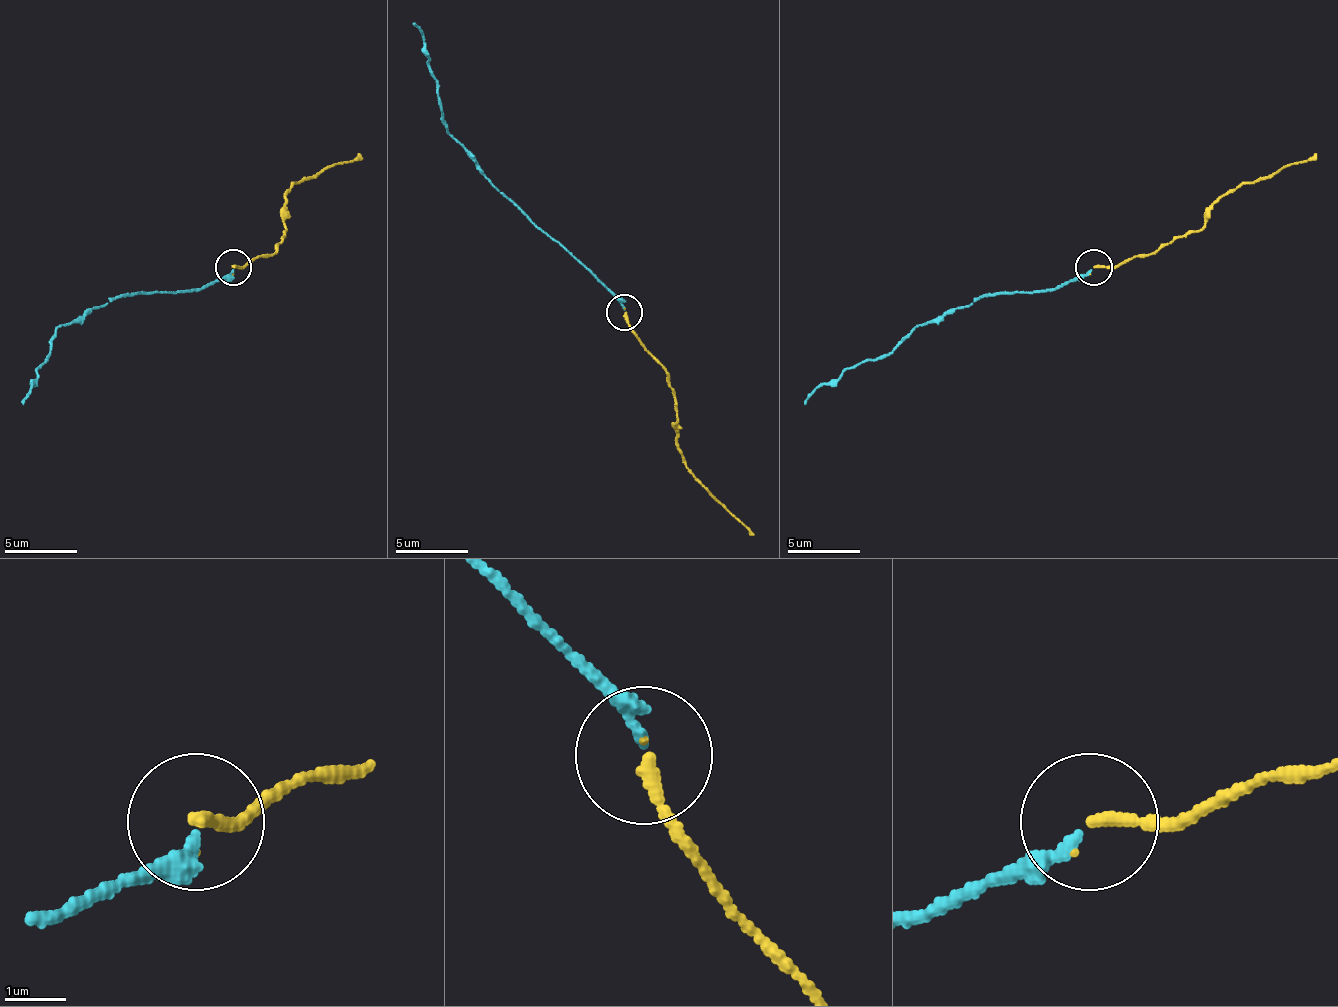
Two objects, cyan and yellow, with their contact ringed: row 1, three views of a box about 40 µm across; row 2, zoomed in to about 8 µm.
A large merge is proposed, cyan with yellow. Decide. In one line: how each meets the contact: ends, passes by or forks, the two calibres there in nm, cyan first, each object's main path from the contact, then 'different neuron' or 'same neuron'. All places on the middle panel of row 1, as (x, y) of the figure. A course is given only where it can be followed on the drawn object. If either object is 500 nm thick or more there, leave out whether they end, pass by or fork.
cyan ends there; yellow ends there; 190 nm thick on the cyan side, 200 nm on the other; cyan runs (623, 311), (591, 275), (511, 203), (457, 141), (439, 105), (439, 83), (428, 69), (424, 40), (413, 22); yellow runs (623, 311), (634, 336), (667, 373), (685, 467), (754, 535); same neuron

